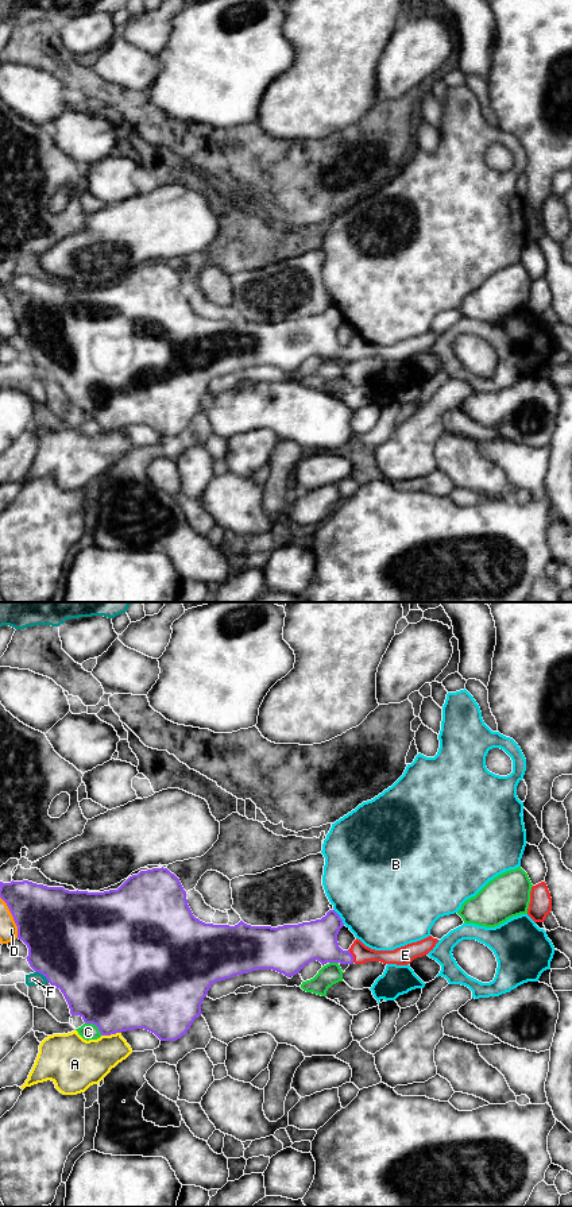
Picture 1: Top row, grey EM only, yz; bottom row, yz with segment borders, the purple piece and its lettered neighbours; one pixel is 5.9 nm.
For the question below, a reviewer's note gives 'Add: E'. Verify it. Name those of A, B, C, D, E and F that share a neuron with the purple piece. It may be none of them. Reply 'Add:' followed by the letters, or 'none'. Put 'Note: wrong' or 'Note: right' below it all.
Add: E
Note: right

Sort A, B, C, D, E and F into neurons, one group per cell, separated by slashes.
A / B / C / D / E / F

